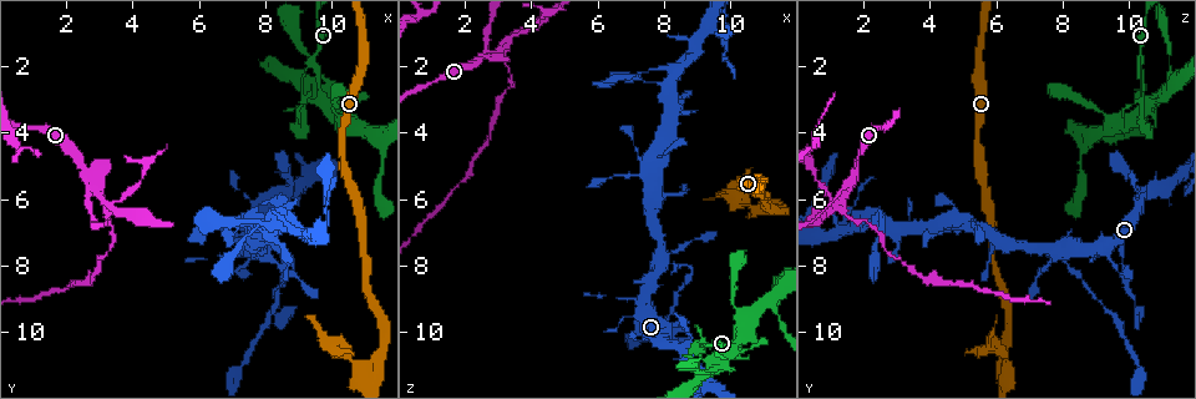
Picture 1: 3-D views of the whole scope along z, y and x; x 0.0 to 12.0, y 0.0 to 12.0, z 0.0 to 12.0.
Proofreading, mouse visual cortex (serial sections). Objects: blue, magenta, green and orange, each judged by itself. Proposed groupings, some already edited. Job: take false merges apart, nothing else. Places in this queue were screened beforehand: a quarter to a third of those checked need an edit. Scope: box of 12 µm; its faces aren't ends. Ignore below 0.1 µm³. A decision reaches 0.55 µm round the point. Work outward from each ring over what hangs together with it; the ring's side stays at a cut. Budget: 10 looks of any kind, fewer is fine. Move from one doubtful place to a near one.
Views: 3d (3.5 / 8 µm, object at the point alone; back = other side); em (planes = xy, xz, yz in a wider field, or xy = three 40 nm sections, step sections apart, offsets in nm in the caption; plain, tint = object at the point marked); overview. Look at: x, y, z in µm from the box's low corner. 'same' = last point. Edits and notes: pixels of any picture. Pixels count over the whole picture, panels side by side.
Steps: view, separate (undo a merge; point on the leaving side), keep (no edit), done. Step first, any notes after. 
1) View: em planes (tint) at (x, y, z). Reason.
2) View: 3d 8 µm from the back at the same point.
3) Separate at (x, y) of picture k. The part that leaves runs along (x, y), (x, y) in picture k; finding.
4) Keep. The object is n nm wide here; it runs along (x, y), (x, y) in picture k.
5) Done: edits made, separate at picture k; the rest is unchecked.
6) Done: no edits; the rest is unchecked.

View: 3d 3.5 µm from the back at (2.6, 5.2, 1.8). Three arms meet.

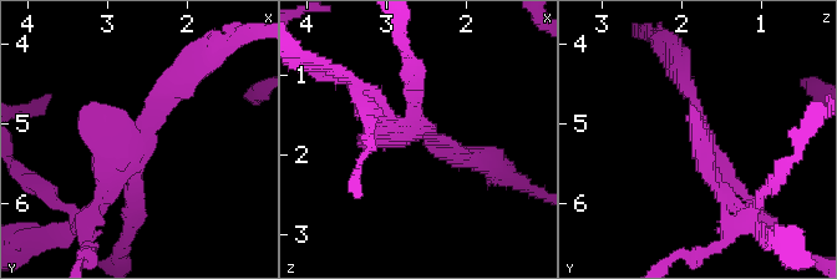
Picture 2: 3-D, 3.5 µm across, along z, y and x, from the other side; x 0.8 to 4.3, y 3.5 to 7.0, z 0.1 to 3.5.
View: em xy step 5 (tint) at (2.65, 5.15, 1.75). Now the EM.

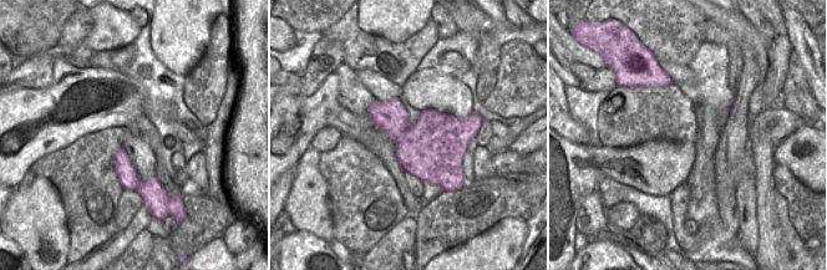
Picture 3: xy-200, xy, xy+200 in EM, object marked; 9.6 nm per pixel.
View: em xy step 2 (tint) at the same point. Cut it another way.

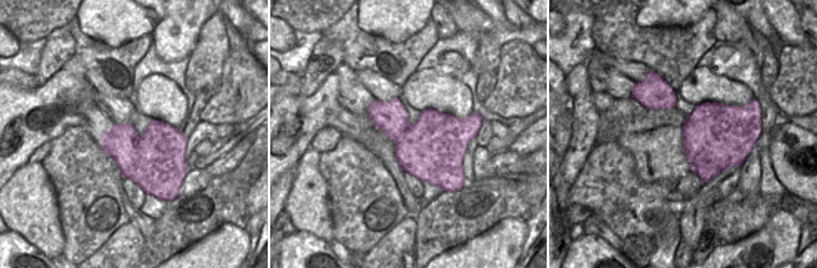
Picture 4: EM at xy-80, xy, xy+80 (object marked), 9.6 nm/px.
Separate at (126, 227) of picture 2. A second cell is stuck on.

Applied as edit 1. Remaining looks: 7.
View: overview.

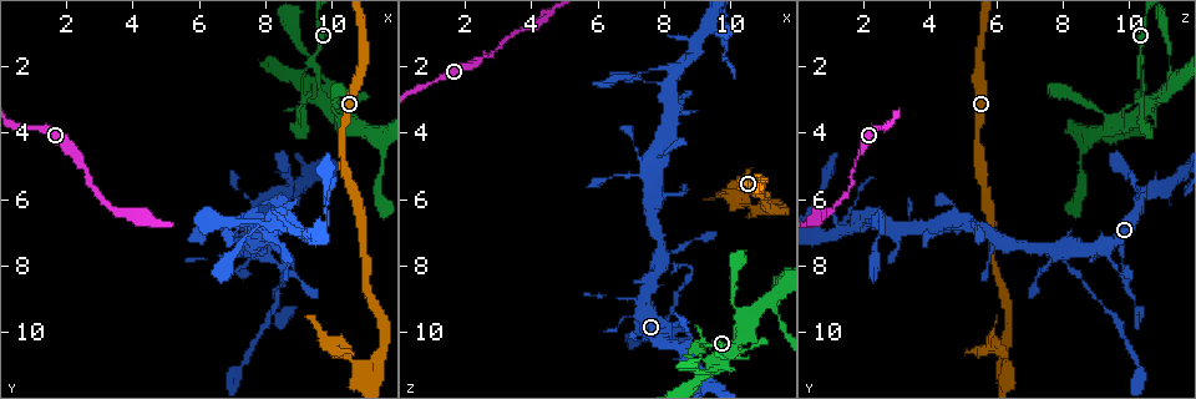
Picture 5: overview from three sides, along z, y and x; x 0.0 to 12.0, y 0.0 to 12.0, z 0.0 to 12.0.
View: 3d 8 µm from the back at (8.8, 7.8, 8.1). Abrupt turn.

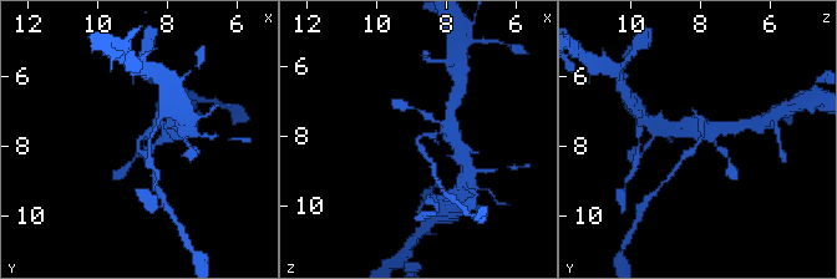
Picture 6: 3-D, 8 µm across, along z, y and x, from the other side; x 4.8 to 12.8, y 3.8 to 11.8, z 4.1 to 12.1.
View: em xy step 5 (tint) at (8.7, 7.8, 8.0). The arms are 150, 200 nm wide; now the EM.

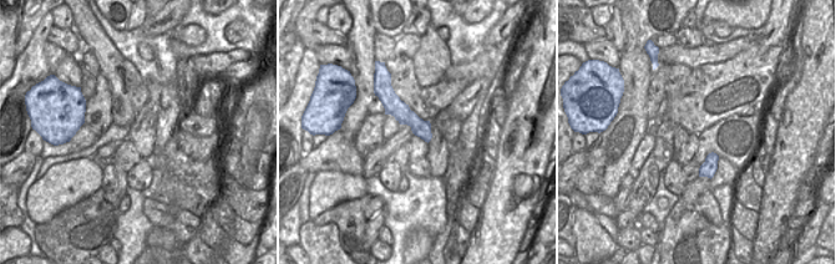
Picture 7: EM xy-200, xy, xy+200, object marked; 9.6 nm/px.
Keep. It runs along (705, 128), (679, 162) in picture 6; one cell here.

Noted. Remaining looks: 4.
View: em xy step 5 (tint) at (11.3, 11.0, 6.2). Abrupt turn.

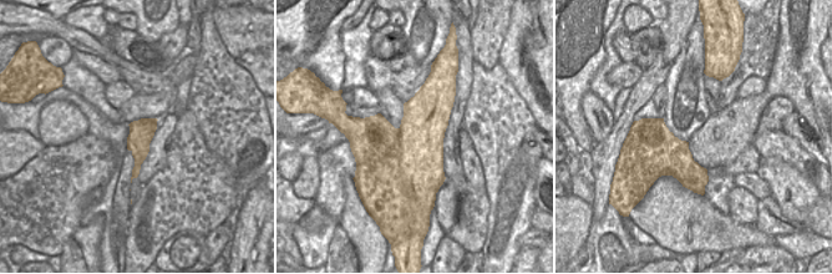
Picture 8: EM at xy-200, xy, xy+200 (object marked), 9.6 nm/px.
View: 3d 3.5 µm at the same point.

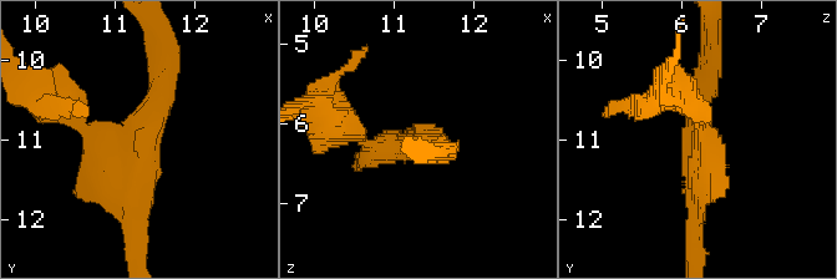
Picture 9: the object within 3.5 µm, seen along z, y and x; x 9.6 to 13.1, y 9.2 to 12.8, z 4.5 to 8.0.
Separate at (716, 146) of picture 9. The part that leaves runs along (123, 145), (59, 95), (33, 95) in picture 9; a second cell is stuck on.

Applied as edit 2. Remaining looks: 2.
Done: edits made, separate at picture 2, separate at picture 9; the rest is unchecked.

